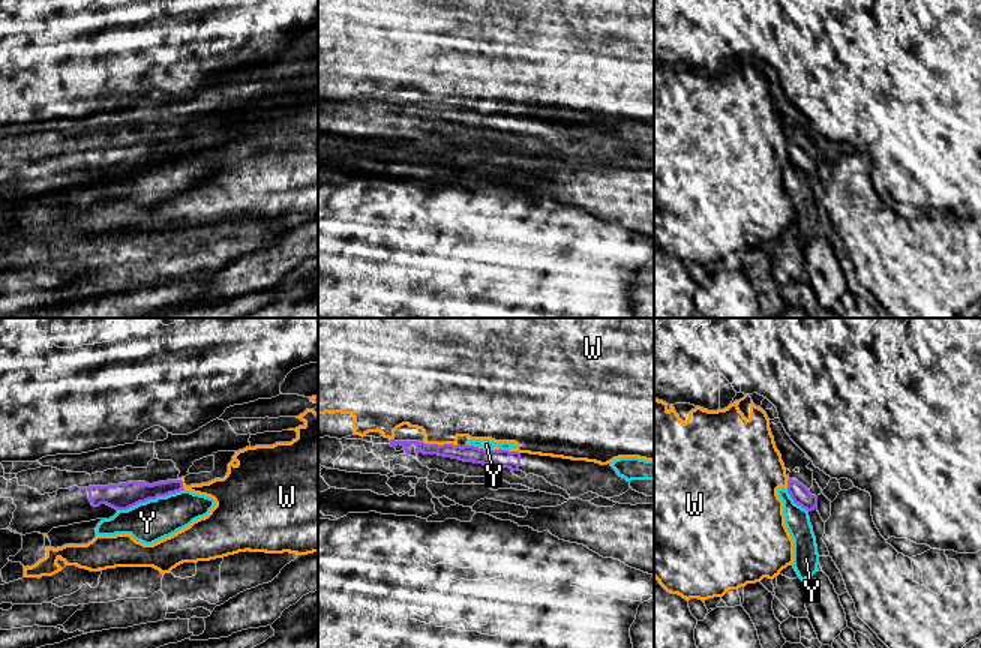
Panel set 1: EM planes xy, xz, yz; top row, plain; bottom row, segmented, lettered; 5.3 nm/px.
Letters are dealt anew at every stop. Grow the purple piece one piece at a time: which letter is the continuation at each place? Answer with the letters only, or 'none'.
none

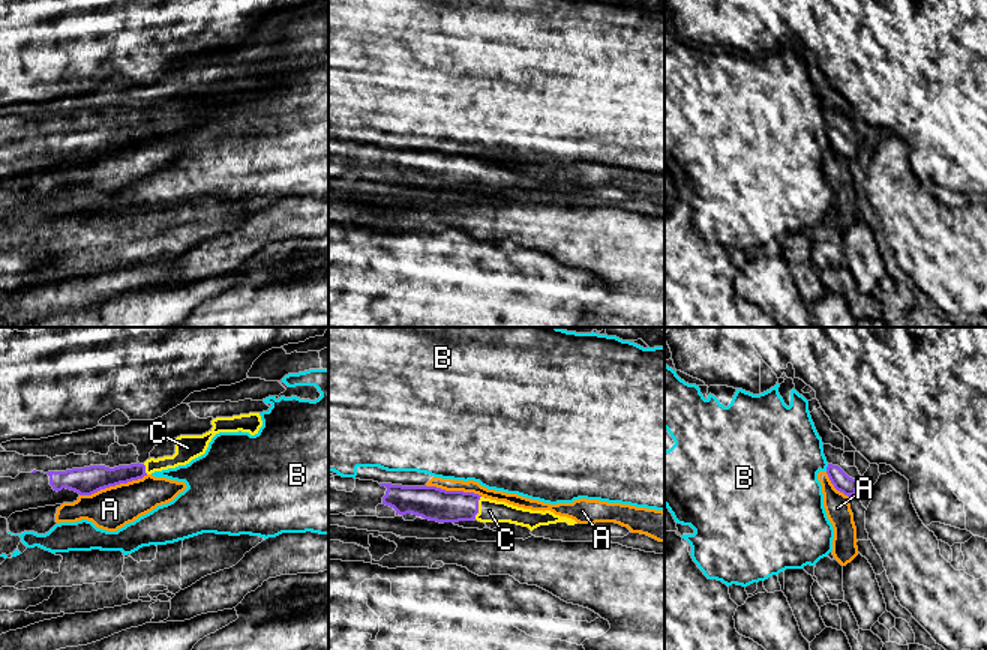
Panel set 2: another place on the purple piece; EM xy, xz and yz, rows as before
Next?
C

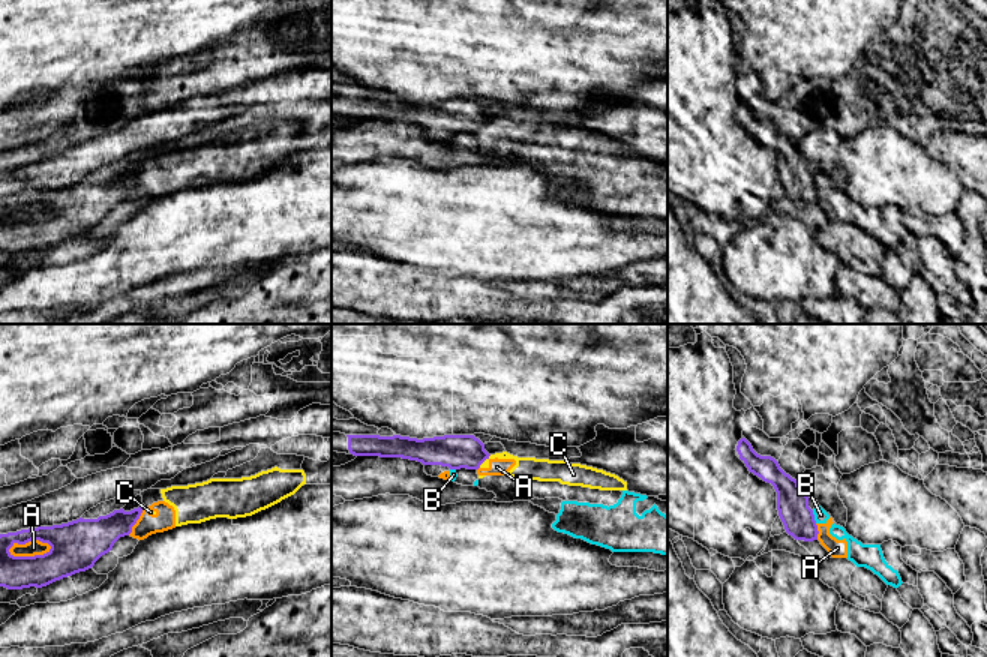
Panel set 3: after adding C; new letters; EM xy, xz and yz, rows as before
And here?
C

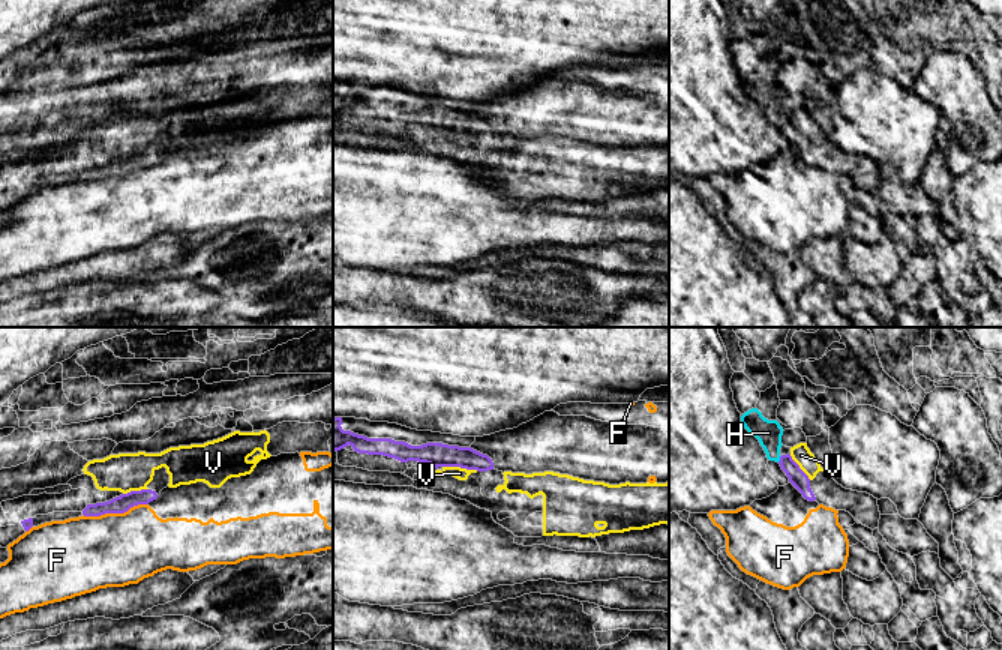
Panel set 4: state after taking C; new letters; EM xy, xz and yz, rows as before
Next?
H

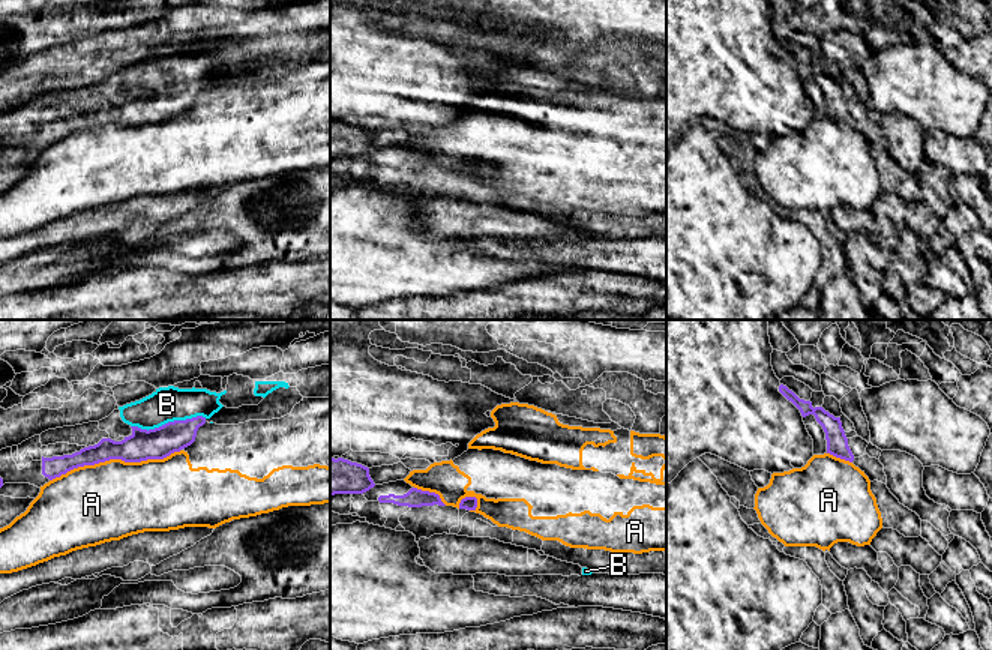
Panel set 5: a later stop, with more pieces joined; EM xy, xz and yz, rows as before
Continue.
none

